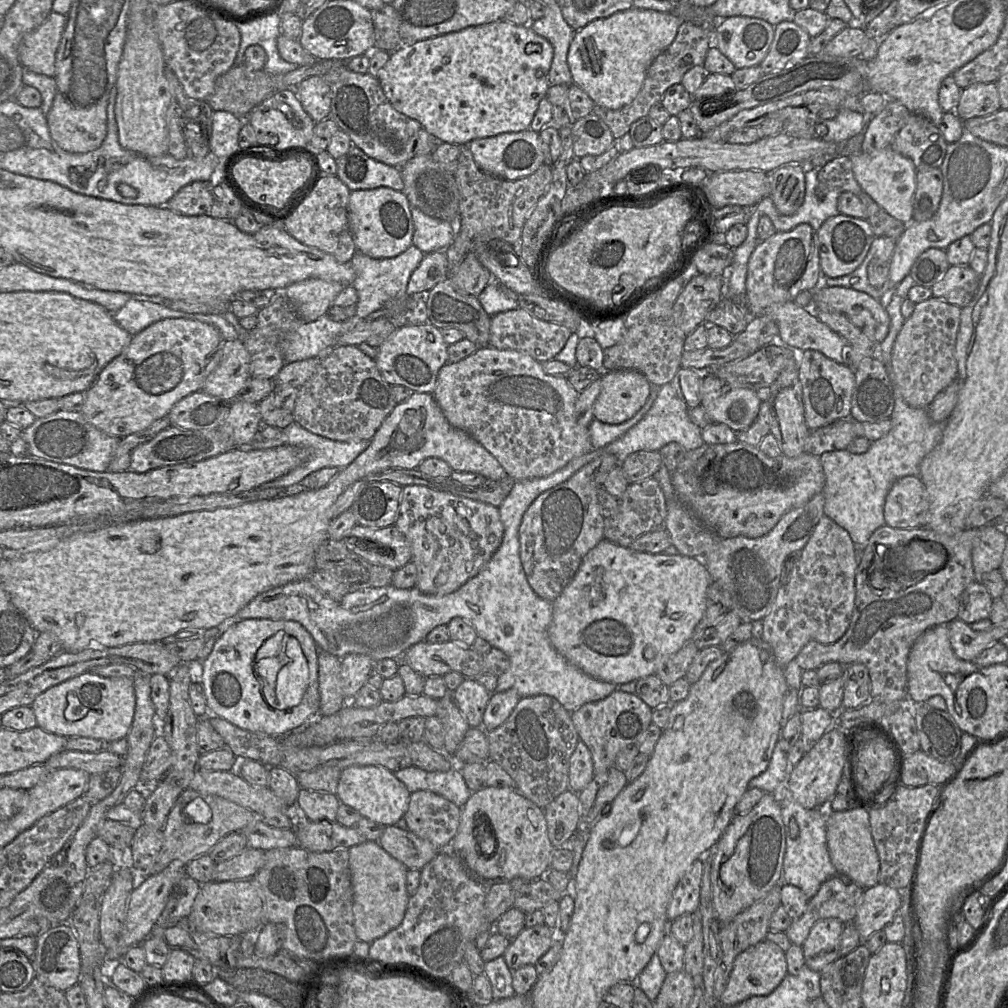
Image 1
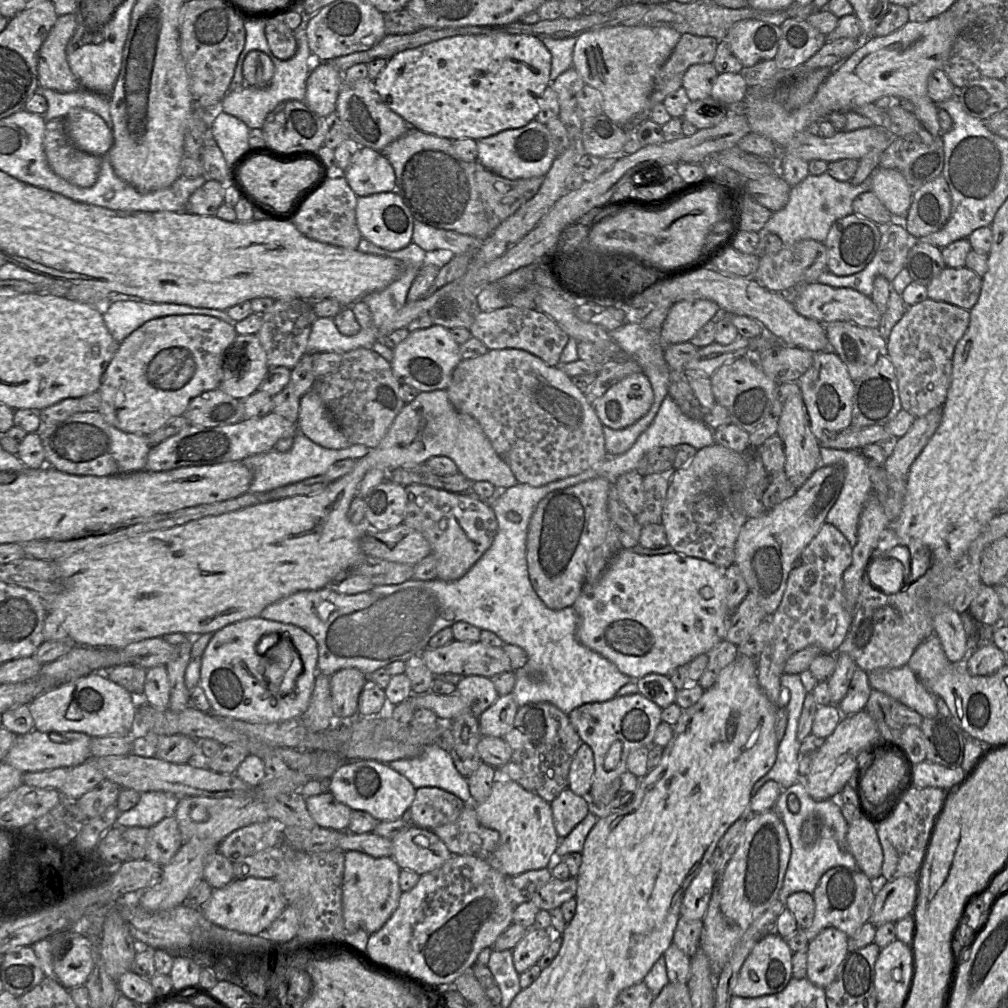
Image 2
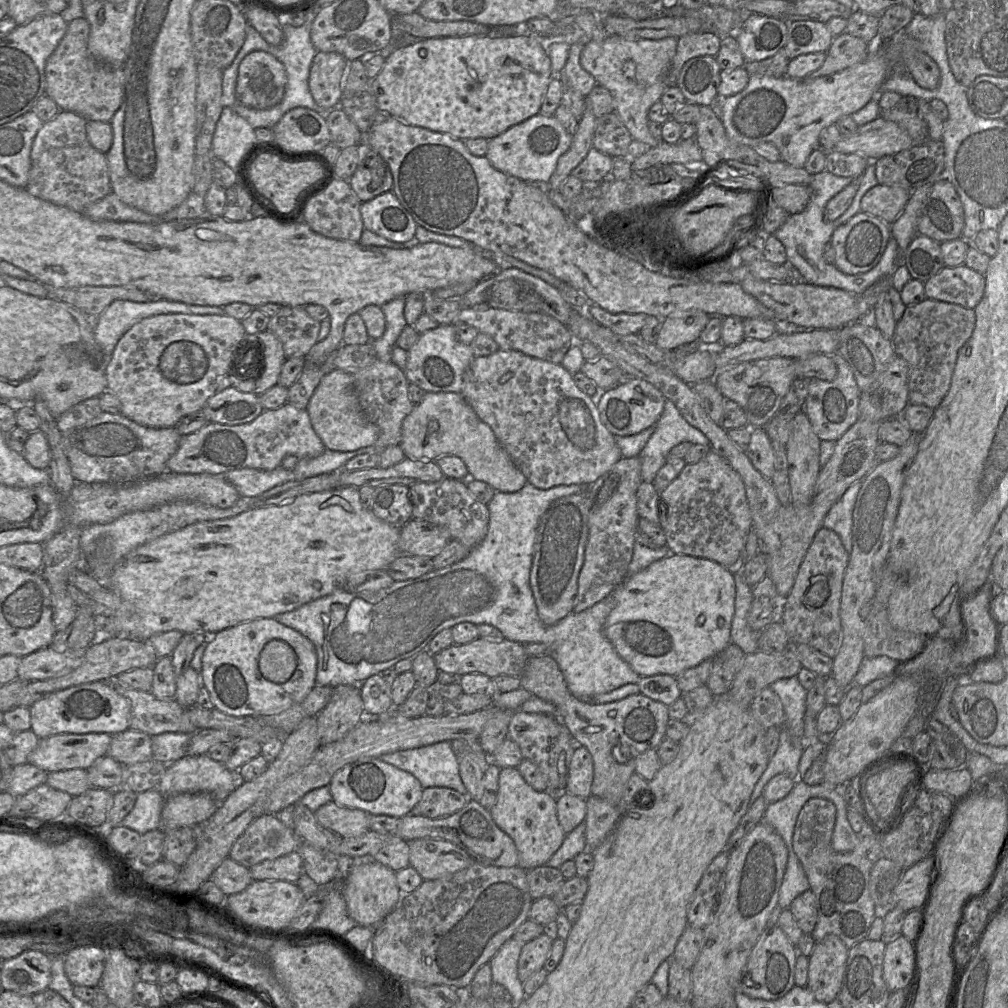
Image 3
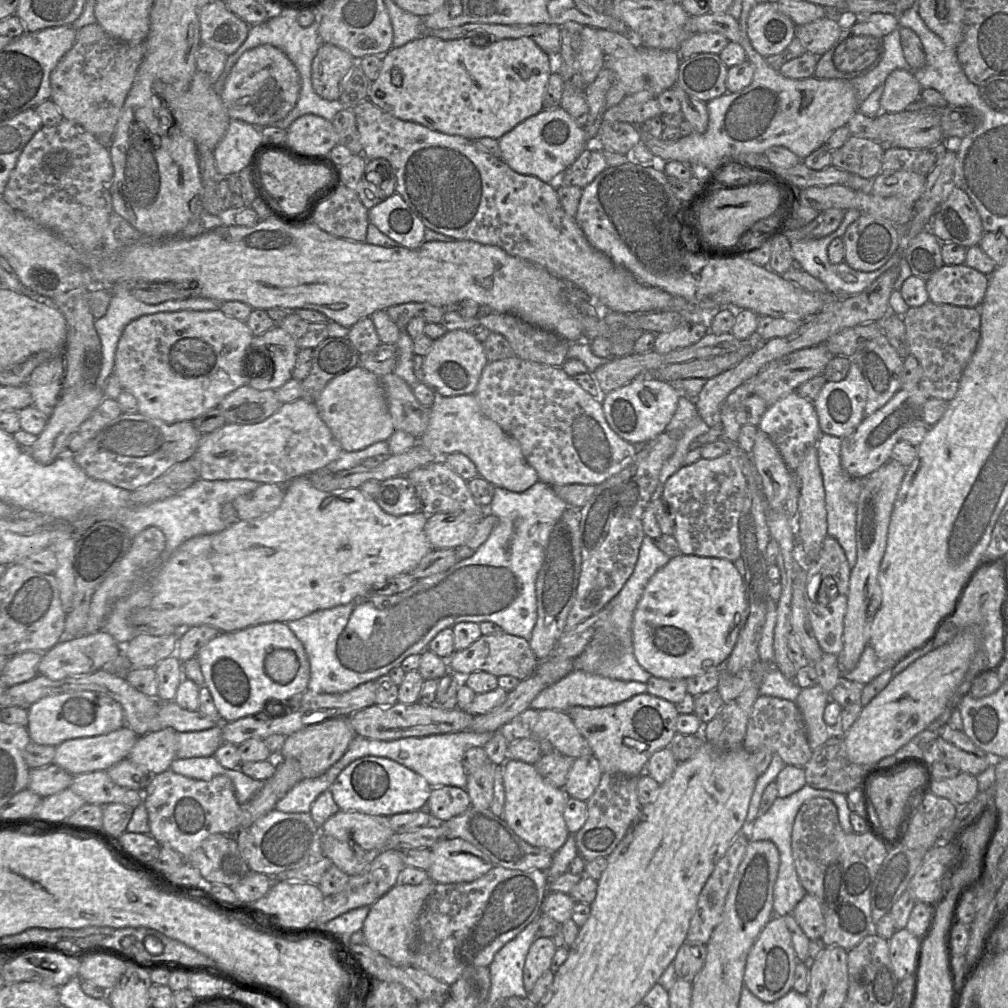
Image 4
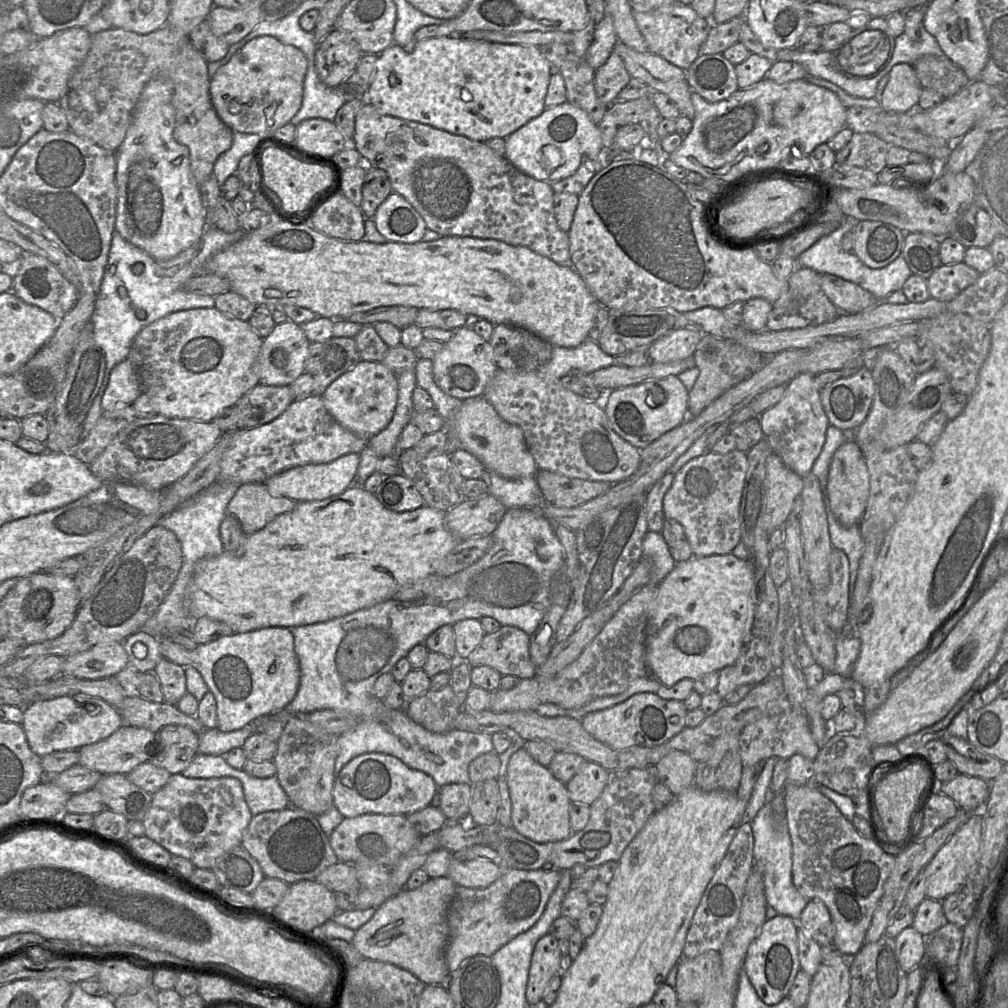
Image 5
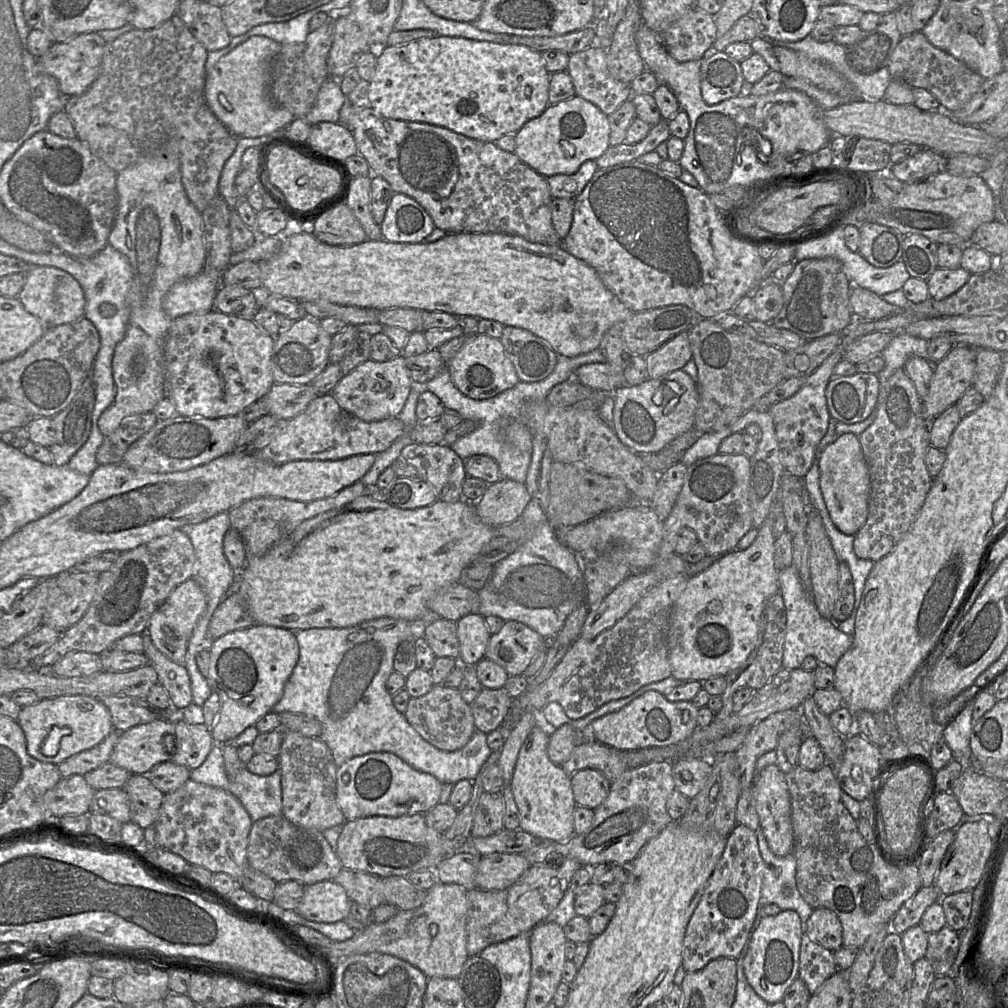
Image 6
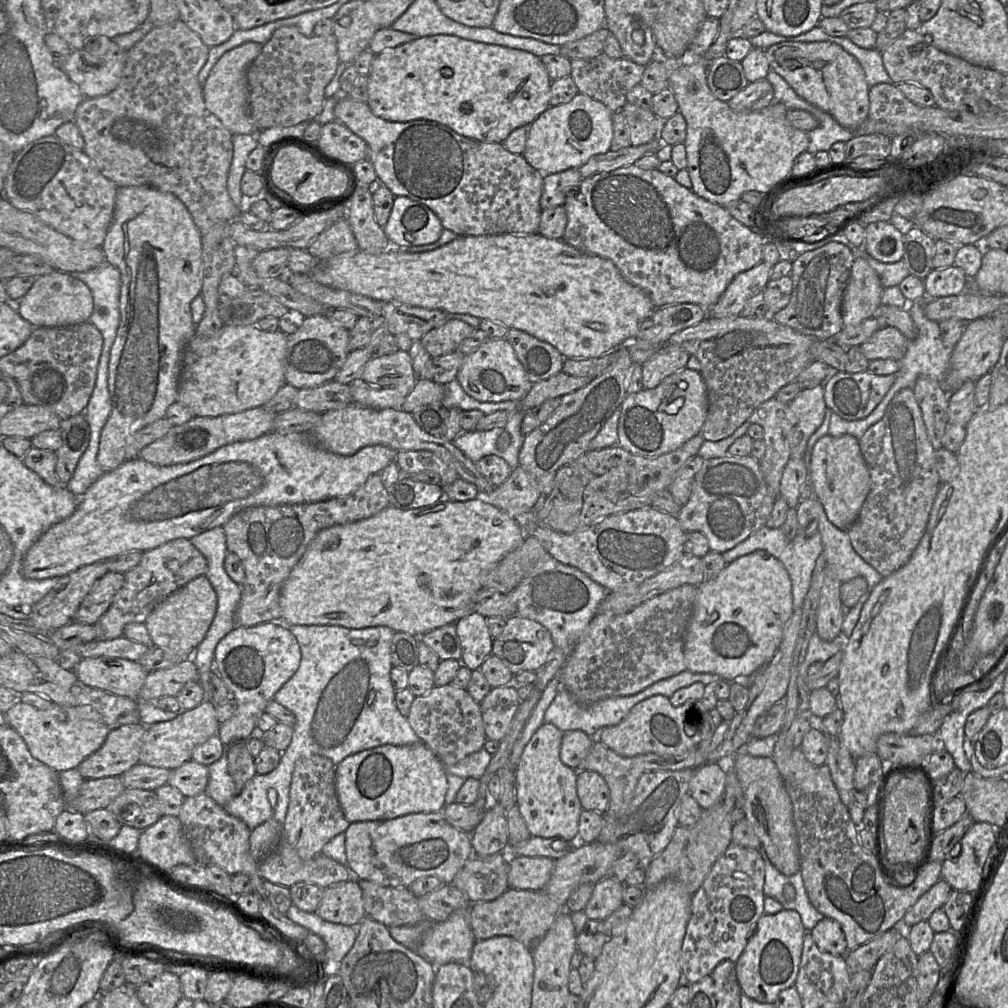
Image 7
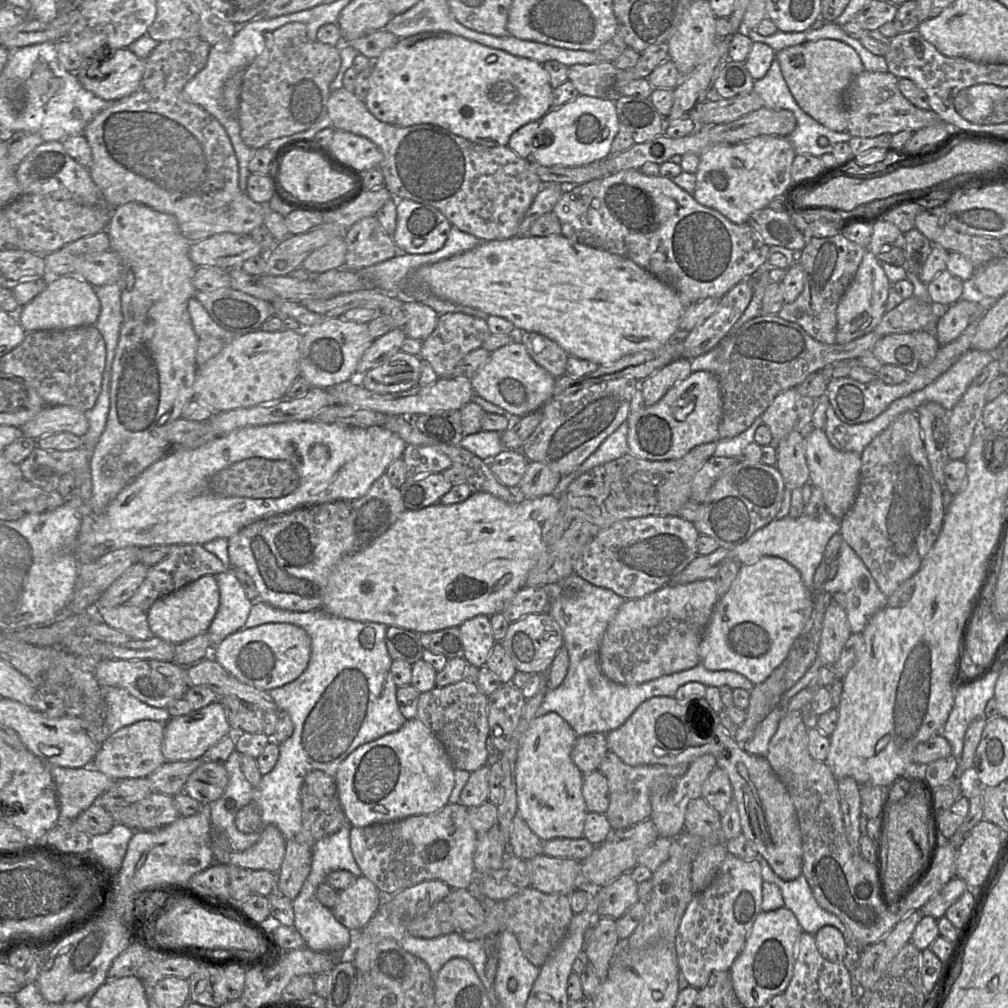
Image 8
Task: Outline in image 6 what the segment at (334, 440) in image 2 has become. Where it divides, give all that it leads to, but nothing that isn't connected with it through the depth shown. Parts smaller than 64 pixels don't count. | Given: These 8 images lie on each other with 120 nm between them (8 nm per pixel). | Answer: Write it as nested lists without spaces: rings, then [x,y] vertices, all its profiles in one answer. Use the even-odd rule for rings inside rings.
[[[400,354],[385,362],[368,359],[344,375],[329,394],[342,409],[363,421],[373,422],[395,418],[401,412],[413,384],[404,358]]]

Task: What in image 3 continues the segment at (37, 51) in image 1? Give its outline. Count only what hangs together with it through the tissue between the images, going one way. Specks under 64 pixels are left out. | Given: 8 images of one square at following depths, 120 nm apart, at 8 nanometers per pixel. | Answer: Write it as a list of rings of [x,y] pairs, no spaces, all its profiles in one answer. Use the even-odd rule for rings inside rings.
[[[84,17],[68,23],[64,37],[46,61],[45,94],[57,104],[60,111],[76,113],[87,121],[108,123],[123,100],[123,67],[109,67],[96,61],[88,50],[89,33],[90,25]]]

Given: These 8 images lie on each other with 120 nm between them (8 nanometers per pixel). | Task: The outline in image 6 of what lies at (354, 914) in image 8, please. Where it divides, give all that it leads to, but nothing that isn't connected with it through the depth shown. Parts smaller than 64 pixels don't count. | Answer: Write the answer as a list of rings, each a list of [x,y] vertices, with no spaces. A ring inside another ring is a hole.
[[[333,880],[305,885],[304,895],[296,908],[303,918],[319,923],[343,921],[350,915],[351,899]]]

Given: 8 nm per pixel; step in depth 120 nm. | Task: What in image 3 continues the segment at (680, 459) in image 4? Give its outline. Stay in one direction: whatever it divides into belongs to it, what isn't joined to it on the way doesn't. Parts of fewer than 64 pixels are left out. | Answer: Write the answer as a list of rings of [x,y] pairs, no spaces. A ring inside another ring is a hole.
[[[666,399],[655,431],[638,455],[641,460],[642,481],[652,484],[658,470],[667,463],[669,451],[682,442],[710,445],[705,434],[691,426],[675,404]]]

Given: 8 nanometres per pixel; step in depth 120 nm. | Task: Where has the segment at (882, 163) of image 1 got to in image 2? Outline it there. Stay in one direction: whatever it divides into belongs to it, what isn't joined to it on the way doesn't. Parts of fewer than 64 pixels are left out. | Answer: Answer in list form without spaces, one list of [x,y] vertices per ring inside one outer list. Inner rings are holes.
[[[878,166],[871,173],[870,180],[871,191],[893,215],[894,220],[901,220],[900,222],[903,224],[903,219],[910,208],[913,196],[913,189],[908,184],[904,176],[895,169],[886,169]]]

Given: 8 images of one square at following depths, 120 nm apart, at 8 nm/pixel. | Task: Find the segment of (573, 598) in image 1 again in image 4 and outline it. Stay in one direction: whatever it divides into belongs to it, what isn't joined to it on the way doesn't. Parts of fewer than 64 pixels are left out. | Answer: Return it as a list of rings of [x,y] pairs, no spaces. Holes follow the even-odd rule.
[[[681,554],[647,583],[633,614],[633,653],[654,677],[686,679],[723,667],[749,614],[744,579],[734,562]]]

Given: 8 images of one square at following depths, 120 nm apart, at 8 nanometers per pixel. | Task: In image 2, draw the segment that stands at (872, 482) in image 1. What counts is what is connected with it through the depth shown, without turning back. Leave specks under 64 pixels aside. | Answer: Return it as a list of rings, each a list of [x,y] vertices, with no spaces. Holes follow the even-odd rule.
[[[833,448],[820,449],[821,466],[839,464],[845,469],[845,480],[840,494],[826,516],[826,522],[835,526],[847,538],[854,548],[857,544],[858,522],[863,506],[872,494],[872,484],[869,476],[867,459],[858,450],[840,450]]]

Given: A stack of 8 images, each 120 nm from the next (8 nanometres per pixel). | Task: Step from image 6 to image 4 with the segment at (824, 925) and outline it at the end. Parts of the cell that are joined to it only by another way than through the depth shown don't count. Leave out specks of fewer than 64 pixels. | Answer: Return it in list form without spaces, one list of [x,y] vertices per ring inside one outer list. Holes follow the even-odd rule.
[[[809,893],[801,899],[792,915],[809,940],[821,938],[825,932],[825,920],[818,899]]]

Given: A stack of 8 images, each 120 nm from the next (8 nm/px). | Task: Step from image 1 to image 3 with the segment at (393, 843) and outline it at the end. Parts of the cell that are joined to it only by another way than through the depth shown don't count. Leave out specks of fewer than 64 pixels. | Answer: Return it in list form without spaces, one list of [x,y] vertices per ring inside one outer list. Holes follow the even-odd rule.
[[[441,839],[411,840],[409,865],[423,880],[436,880],[468,868],[475,860],[463,848]]]

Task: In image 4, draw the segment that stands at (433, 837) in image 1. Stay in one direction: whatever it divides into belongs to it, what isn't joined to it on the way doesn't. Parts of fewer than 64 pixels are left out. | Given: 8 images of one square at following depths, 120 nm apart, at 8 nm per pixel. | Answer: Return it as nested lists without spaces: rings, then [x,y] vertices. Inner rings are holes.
[[[455,786],[432,788],[426,804],[433,822],[444,822],[464,813],[471,806],[466,789]]]

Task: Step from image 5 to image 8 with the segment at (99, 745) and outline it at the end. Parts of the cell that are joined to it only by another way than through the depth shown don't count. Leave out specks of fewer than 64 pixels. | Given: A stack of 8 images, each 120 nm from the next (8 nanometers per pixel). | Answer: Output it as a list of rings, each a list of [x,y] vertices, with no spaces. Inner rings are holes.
[[[218,702],[187,715],[172,717],[164,725],[162,753],[166,762],[178,762],[204,758],[206,752],[225,737],[232,734],[223,706]]]

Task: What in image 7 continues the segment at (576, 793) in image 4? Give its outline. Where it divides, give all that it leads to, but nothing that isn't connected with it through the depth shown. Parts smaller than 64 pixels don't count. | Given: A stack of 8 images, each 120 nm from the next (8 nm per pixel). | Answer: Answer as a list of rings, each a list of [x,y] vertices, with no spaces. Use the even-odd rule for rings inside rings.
[[[578,771],[577,796],[584,810],[604,814],[609,803],[609,788],[604,778],[595,771]]]

